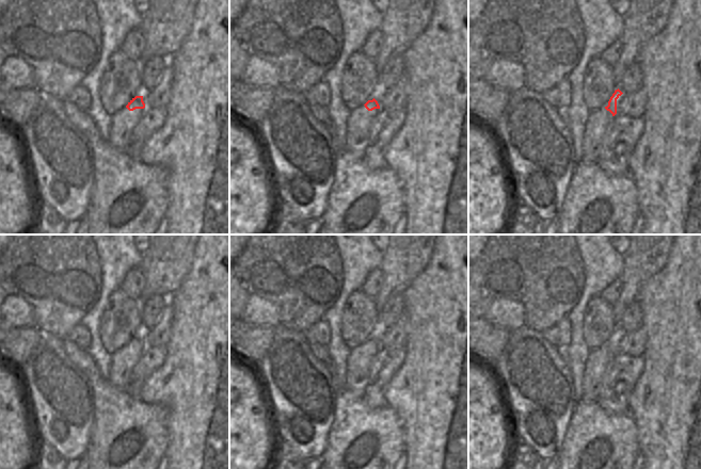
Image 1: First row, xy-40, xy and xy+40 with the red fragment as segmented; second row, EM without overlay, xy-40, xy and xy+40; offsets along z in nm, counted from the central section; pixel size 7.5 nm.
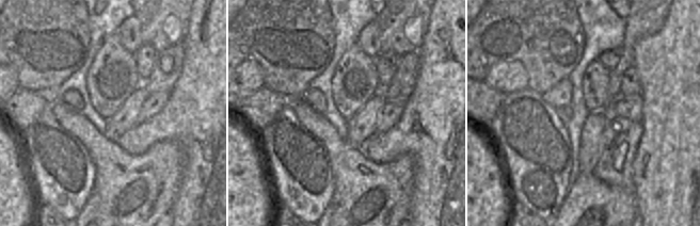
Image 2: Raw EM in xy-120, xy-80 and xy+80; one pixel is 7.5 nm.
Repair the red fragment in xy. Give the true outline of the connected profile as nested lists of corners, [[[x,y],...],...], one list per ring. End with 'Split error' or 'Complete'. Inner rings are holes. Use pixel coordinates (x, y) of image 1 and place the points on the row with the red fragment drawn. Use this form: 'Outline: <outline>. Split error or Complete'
Outline: [[[373,98],[364,106],[350,111],[346,125],[346,150],[353,156],[362,156],[369,142],[369,127],[378,114],[380,106]]]. Split error

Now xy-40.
Outline: [[[136,96],[126,107],[111,115],[111,129],[109,131],[109,144],[124,151],[130,142],[132,131],[139,123],[145,103],[143,96]]]. Split error

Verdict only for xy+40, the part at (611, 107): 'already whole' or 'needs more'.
needs more

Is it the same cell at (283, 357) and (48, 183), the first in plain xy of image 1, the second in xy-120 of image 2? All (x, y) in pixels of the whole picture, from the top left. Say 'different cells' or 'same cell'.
same cell

